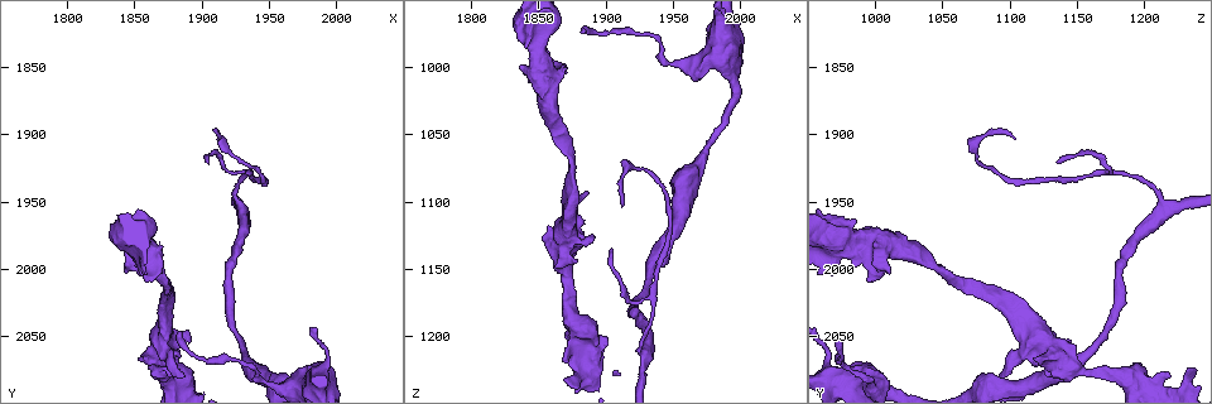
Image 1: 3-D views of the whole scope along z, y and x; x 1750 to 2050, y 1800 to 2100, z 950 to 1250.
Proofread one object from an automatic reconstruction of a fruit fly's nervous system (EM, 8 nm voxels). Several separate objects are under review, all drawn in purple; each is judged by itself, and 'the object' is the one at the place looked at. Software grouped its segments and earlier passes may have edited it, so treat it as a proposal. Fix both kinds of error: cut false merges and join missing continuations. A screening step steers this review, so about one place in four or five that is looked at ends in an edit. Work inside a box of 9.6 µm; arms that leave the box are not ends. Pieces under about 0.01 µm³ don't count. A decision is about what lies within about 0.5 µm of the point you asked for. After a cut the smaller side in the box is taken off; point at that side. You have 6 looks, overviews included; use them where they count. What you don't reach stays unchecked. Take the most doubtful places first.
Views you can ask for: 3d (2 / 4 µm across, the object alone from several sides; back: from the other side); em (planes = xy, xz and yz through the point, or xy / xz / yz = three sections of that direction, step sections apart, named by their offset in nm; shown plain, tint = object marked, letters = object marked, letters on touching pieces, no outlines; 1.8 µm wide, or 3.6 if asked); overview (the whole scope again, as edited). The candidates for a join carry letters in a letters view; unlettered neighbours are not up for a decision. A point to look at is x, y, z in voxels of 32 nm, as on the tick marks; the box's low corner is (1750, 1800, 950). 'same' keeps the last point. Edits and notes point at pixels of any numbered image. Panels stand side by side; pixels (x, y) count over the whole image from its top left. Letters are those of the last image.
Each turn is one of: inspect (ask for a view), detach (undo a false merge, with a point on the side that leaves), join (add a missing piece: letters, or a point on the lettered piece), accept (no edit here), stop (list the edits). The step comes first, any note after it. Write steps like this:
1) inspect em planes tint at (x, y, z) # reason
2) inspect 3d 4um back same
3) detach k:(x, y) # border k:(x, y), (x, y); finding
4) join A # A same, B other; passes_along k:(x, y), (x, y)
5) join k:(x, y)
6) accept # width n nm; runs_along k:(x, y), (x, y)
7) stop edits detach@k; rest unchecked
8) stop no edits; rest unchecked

inspect em xy step 8 letters at (1912, 1902, 1102) # branch stops here

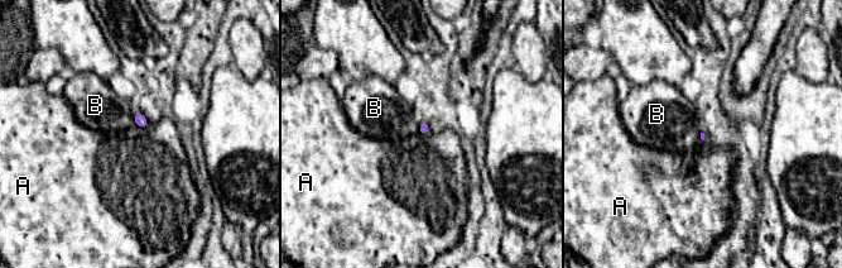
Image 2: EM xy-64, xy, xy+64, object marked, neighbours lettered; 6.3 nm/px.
inspect em planes letters same

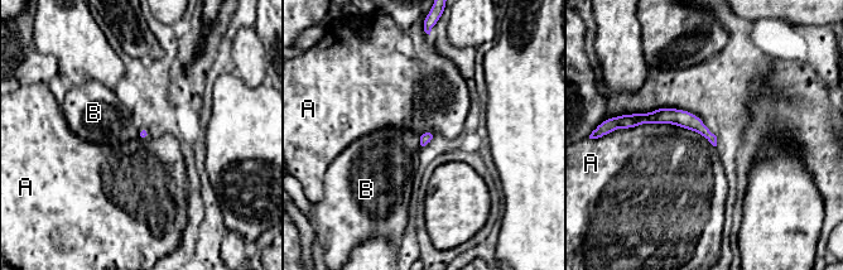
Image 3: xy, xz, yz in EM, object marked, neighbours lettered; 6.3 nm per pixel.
accept # width 70 nm; A other, B other; runs_along 3:(632, 123), (682, 117), (713, 140); none of them fits

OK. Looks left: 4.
inspect 3d 4um at (1882, 2086, 1196) # calibre changes

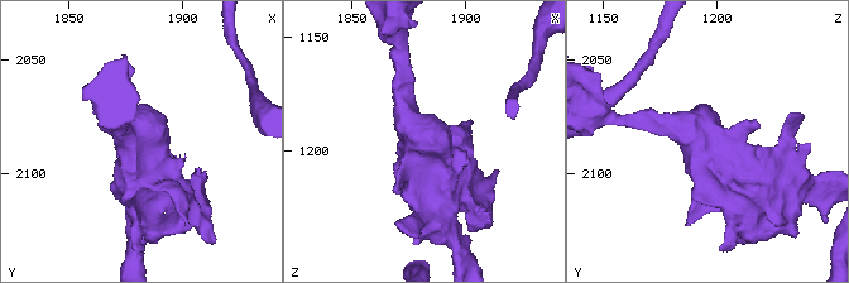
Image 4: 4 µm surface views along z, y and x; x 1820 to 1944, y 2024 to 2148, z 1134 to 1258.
inspect em 3.6um planes tint at (1879, 2087, 1196) # shape alone is not enough

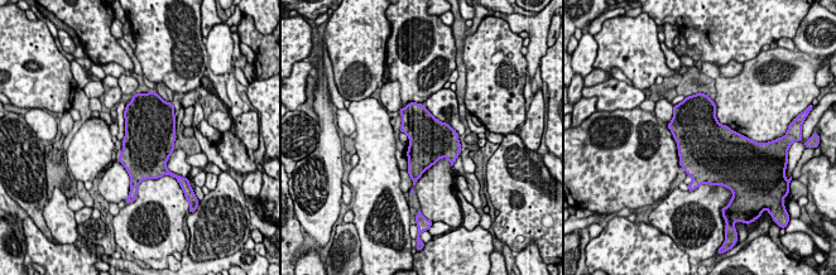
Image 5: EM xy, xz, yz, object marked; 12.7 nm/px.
inspect em 3.6um planes letters same

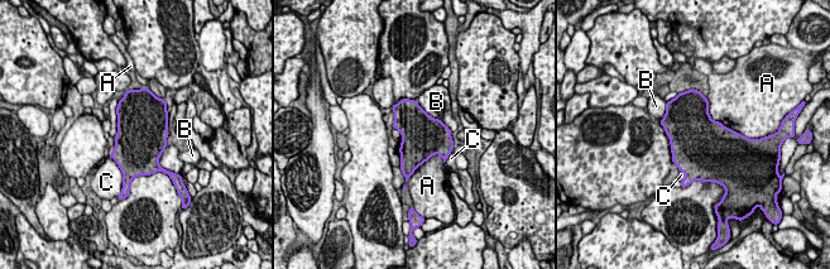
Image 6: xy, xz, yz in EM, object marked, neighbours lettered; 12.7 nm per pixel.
accept # width 550 nm; longest_contact A 650 nm; A other, B other, C other; continuous, no second cell

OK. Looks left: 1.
inspect em yz step 8 letters at (1930, 1958, 1214) # three arms meet

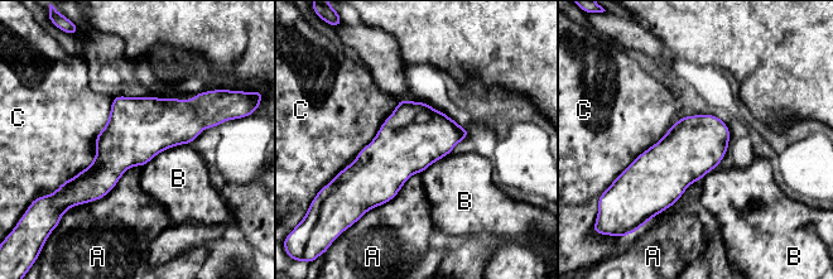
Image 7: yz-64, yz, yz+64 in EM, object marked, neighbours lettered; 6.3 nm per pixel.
accept # A other, B other, C other; border 7:(141, 166), (75, 206); continuous, no second cell

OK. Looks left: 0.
stop no edits; rest unchecked

